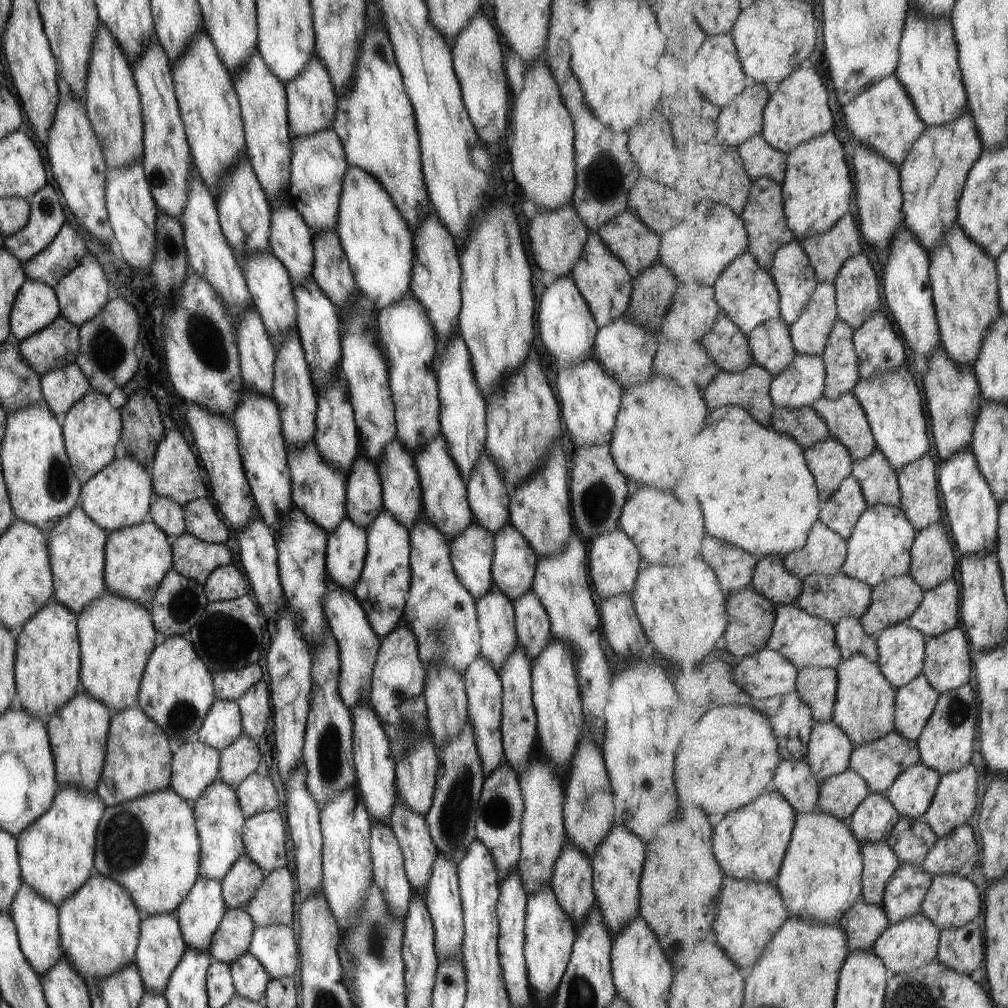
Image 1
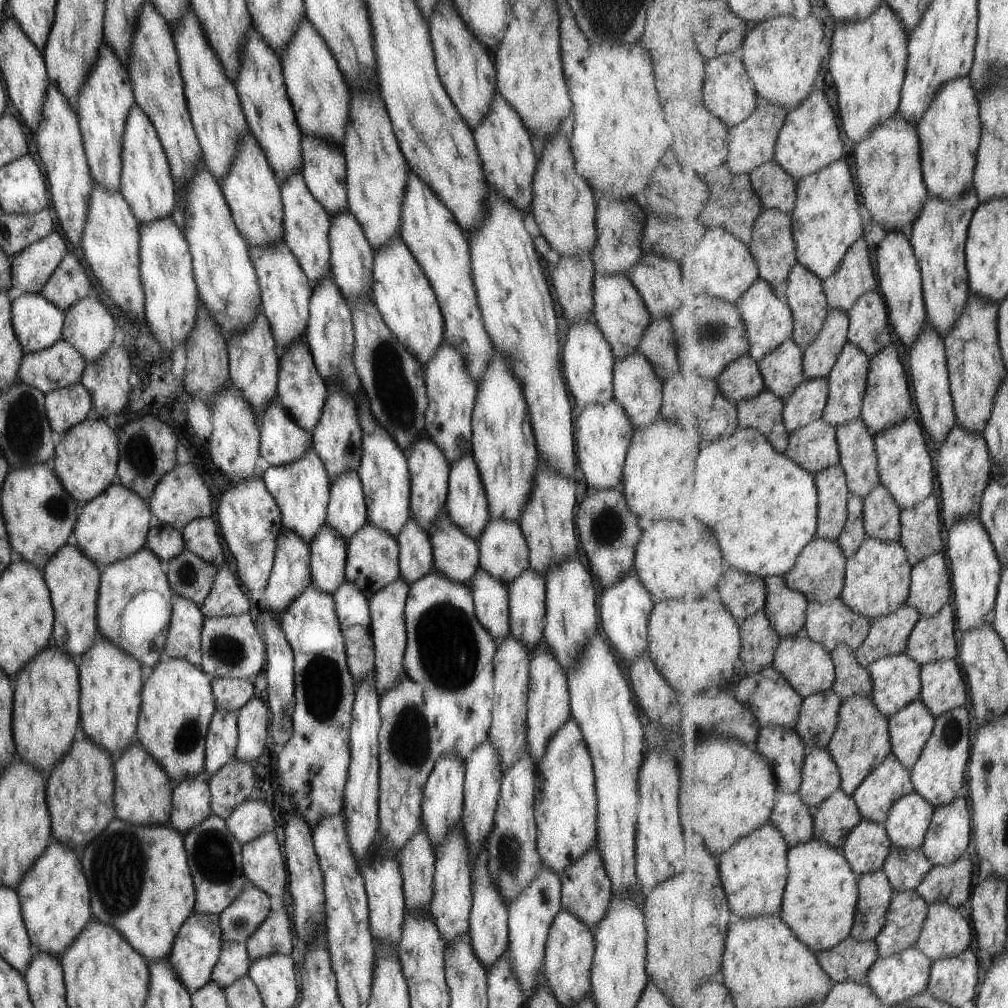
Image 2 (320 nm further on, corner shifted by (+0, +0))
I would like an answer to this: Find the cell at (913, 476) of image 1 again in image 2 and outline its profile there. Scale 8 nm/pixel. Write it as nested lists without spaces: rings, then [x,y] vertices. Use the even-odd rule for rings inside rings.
[[[932,494],[925,502],[903,509],[902,524],[900,542],[907,548],[912,568],[927,556],[943,551],[943,522],[937,500]]]

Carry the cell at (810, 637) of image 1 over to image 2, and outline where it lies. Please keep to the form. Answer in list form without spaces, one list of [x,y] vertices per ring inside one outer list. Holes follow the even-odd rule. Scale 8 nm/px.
[[[806,634],[785,636],[780,638],[778,652],[774,659],[774,668],[782,673],[799,695],[805,699],[815,692],[825,692],[834,689],[836,682],[836,667],[831,652]]]

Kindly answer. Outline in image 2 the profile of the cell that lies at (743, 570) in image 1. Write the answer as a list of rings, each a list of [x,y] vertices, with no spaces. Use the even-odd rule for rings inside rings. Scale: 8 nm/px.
[[[733,566],[727,568],[723,584],[719,584],[719,596],[723,605],[740,622],[766,608],[766,580],[755,574],[739,572]]]

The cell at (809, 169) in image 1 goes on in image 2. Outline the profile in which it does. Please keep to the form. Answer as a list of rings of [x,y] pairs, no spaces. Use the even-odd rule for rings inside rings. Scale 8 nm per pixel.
[[[845,160],[831,162],[827,168],[803,178],[797,182],[797,203],[792,212],[792,224],[796,242],[799,263],[805,268],[814,272],[822,281],[831,278],[843,262],[849,248],[863,238],[863,223],[866,218],[861,218],[861,204],[859,204],[859,194],[855,188],[855,180],[851,176],[851,168]]]

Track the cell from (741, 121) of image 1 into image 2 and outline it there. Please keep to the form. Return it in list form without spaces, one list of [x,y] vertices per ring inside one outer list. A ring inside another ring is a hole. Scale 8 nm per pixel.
[[[758,97],[757,110],[747,120],[743,120],[739,126],[730,128],[730,150],[726,166],[733,174],[750,175],[761,164],[767,164],[769,160],[775,159],[775,146],[777,146],[779,132],[782,132],[785,125],[788,111],[783,106],[777,106],[763,97]]]

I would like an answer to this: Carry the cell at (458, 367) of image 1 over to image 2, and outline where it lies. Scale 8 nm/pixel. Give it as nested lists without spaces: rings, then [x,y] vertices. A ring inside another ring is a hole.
[[[472,452],[459,457],[454,463],[450,464],[450,472],[448,473],[447,497],[444,508],[449,514],[449,520],[467,536],[477,539],[481,534],[481,530],[487,524],[489,518],[489,506],[485,488],[479,476]]]

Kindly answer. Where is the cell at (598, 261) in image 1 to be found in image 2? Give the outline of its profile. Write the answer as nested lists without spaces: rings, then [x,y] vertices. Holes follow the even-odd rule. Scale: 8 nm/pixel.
[[[593,272],[592,287],[592,318],[603,338],[611,346],[614,360],[623,358],[623,356],[627,356],[631,352],[636,352],[639,338],[643,336],[643,330],[649,324],[650,314],[631,281],[623,273],[605,275],[601,272]]]

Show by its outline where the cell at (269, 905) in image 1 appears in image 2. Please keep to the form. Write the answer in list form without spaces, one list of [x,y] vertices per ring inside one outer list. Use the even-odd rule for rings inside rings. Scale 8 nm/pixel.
[[[275,900],[269,914],[263,918],[263,922],[257,924],[257,928],[245,940],[249,961],[273,952],[288,956],[293,947],[292,938],[286,907],[282,901]]]

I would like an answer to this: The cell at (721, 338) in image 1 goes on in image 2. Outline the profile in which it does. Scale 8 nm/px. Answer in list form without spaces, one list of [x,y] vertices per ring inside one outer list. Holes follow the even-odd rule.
[[[750,353],[731,363],[717,381],[720,391],[735,404],[754,399],[767,390],[759,363]]]

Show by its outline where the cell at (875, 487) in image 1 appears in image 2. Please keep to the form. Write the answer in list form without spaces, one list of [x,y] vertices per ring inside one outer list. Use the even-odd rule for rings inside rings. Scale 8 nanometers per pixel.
[[[882,483],[864,499],[864,524],[868,537],[900,542],[902,508]]]

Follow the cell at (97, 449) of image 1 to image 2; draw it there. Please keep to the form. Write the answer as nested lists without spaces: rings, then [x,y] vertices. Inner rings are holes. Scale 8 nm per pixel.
[[[103,418],[93,421],[85,419],[60,437],[59,443],[54,446],[51,468],[58,474],[59,482],[67,494],[80,506],[112,484],[119,458],[118,438],[115,430],[109,428]]]

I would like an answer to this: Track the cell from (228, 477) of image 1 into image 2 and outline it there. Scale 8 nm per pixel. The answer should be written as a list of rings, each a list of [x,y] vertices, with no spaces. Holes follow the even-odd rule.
[[[249,478],[237,484],[229,484],[217,502],[217,524],[225,539],[235,566],[236,576],[246,589],[258,591],[265,588],[275,553],[275,538],[282,532],[279,508],[271,499],[263,480]]]

